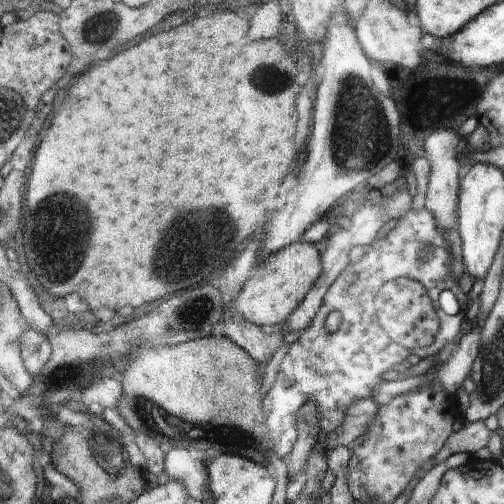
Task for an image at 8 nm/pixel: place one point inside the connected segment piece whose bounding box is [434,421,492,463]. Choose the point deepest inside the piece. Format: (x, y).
(473, 436)

